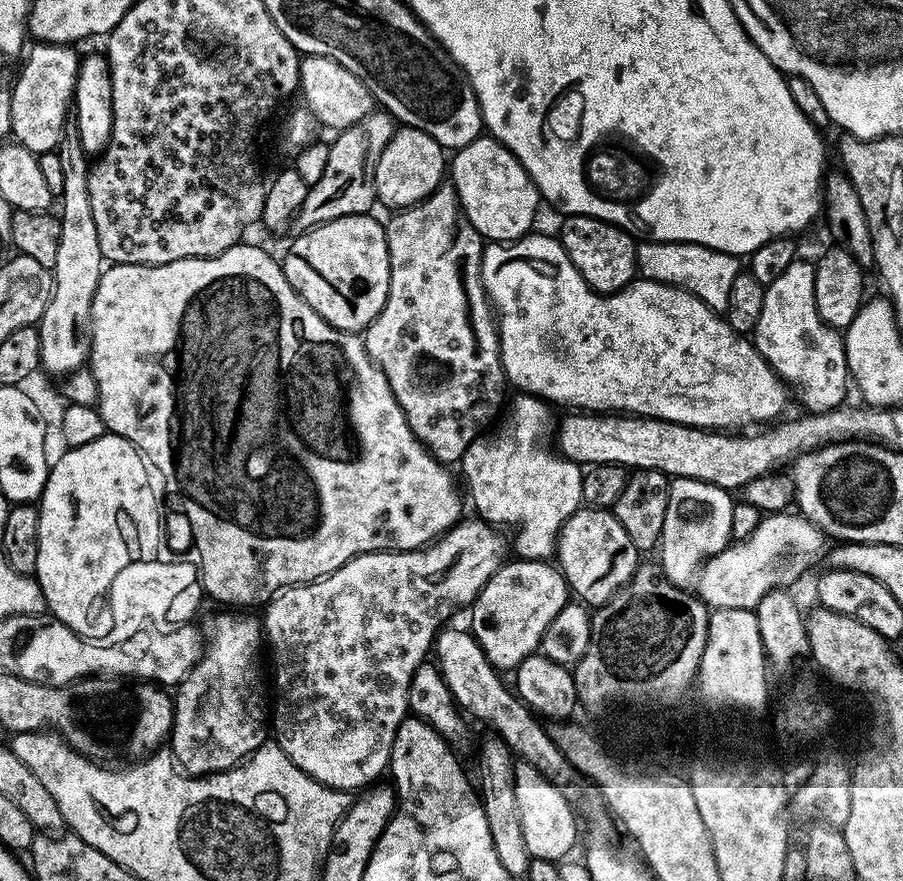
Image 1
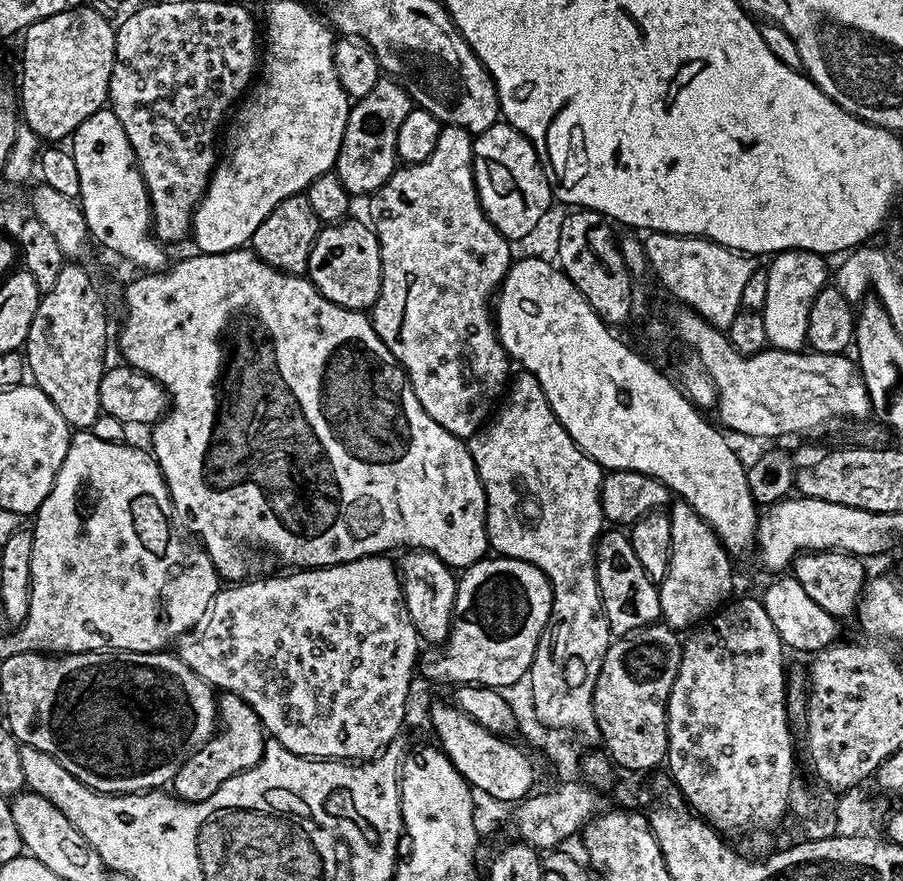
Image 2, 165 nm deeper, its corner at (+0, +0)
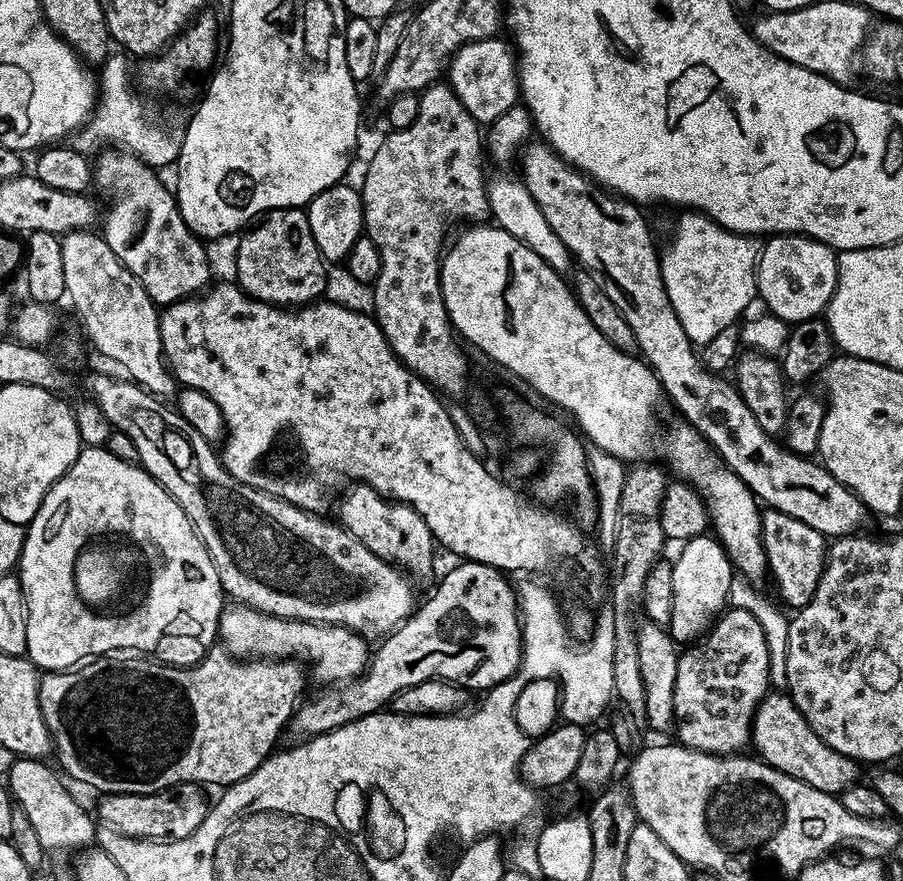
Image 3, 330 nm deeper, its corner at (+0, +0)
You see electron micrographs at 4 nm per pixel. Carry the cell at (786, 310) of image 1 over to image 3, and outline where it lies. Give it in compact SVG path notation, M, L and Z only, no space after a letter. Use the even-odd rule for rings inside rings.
M770 236L763 241L756 261L756 290L759 303L764 303L769 313L791 326L819 317L827 309L830 298L836 289L837 253L822 242L809 236Z

